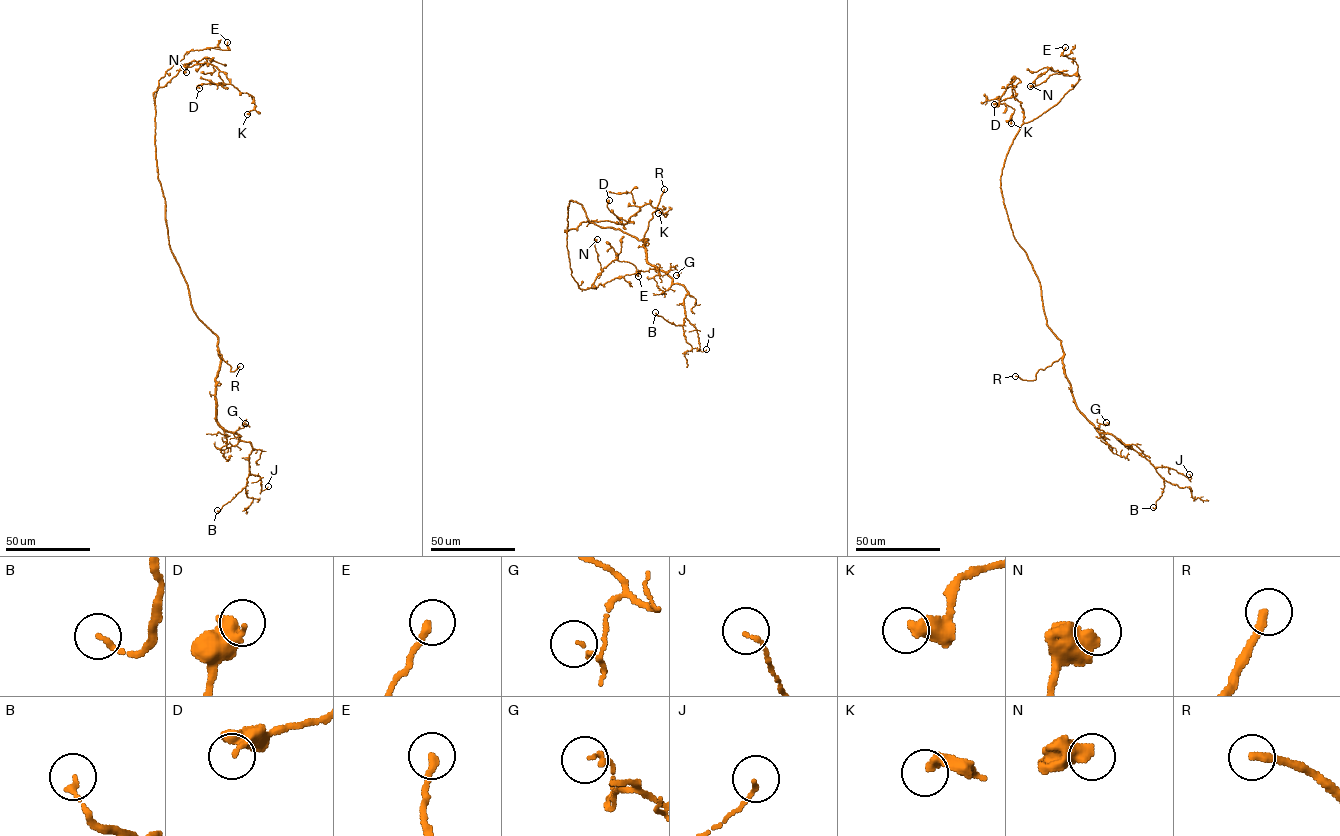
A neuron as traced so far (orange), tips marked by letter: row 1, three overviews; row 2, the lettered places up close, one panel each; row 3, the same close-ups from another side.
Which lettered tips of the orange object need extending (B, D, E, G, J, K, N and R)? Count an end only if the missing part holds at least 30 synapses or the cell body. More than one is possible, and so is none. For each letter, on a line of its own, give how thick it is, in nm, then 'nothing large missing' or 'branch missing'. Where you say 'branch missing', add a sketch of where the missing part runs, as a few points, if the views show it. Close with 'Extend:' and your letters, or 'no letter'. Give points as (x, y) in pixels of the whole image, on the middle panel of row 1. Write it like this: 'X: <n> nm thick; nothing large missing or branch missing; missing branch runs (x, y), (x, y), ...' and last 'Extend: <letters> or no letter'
B: 180 nm thick; nothing large missing
D: 320 nm thick; nothing large missing
E: 240 nm thick; nothing large missing
G: 130 nm thick; nothing large missing
J: 120 nm thick; nothing large missing
K: 380 nm thick; nothing large missing
N: 600 nm thick; nothing large missing
R: 240 nm thick; branch missing; missing branch runs (664, 189), (666, 184), (674, 184), (677, 176)
Extend: R

